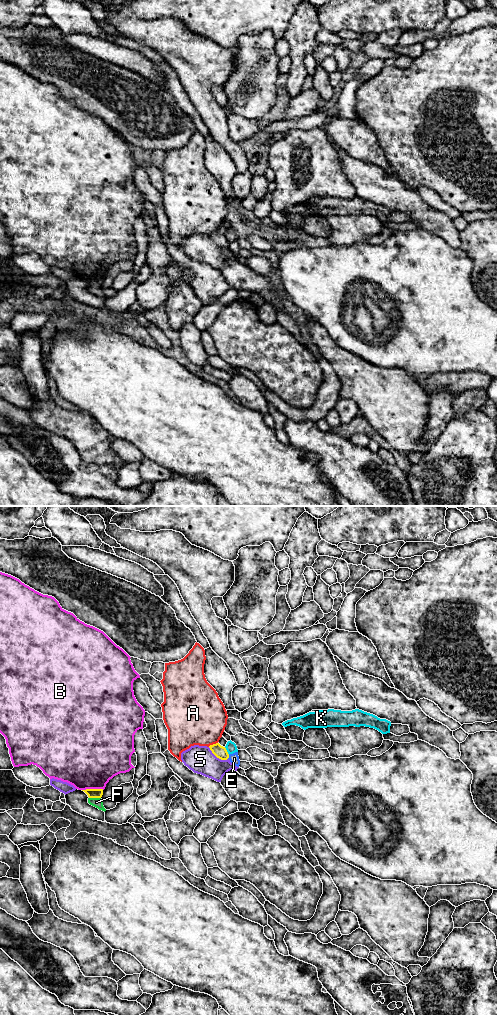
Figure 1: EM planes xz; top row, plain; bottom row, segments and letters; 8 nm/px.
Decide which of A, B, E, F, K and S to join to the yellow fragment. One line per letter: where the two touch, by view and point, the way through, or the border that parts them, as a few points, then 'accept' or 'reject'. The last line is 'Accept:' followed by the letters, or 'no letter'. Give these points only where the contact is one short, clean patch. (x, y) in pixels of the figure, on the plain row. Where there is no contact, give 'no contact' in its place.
A: xz (213, 232) | reject
B: xz (92, 277) | reject
E: xz (228, 244) | reject
F: xz (95, 285) | reject
K: xz (226, 239) | along xz (224, 235), (228, 242) | reject
S: xz (217, 245) | reject
Accept: no letter

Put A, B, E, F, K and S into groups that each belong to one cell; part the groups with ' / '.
A / B / E / F / K / S

